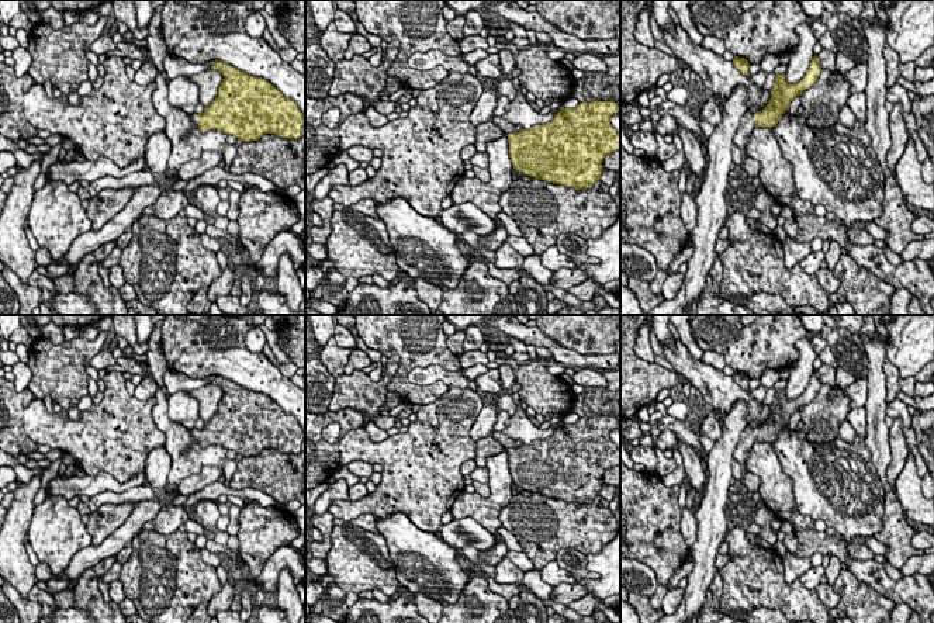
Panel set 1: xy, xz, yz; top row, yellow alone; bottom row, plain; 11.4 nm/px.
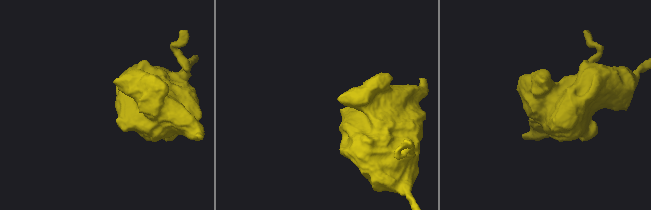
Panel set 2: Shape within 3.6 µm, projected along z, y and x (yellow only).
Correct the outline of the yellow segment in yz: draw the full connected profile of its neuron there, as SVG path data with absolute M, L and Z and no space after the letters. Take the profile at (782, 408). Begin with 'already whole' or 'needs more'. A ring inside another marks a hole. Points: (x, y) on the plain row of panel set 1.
needs more; M812 373L809 385L805 392L796 399L788 399L783 390L775 391L775 399L771 404L771 415L768 419L755 429L747 426L740 435L738 444L733 453L733 458L737 463L743 463L748 458L750 450L754 442L772 443L778 439L785 426L789 425L791 416L809 402L812 402L820 391L821 381L819 373Z

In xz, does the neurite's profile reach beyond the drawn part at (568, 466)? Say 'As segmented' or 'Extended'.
Extended

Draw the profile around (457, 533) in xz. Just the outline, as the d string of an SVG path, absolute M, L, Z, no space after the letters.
M471 516L453 519L452 522L442 525L440 536L444 543L457 550L473 546L478 551L487 551L497 544L495 536Z

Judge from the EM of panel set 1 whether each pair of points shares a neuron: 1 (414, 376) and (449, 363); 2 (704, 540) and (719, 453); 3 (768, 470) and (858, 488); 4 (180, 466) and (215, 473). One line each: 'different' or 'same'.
1: different
2: same
3: different
4: different

